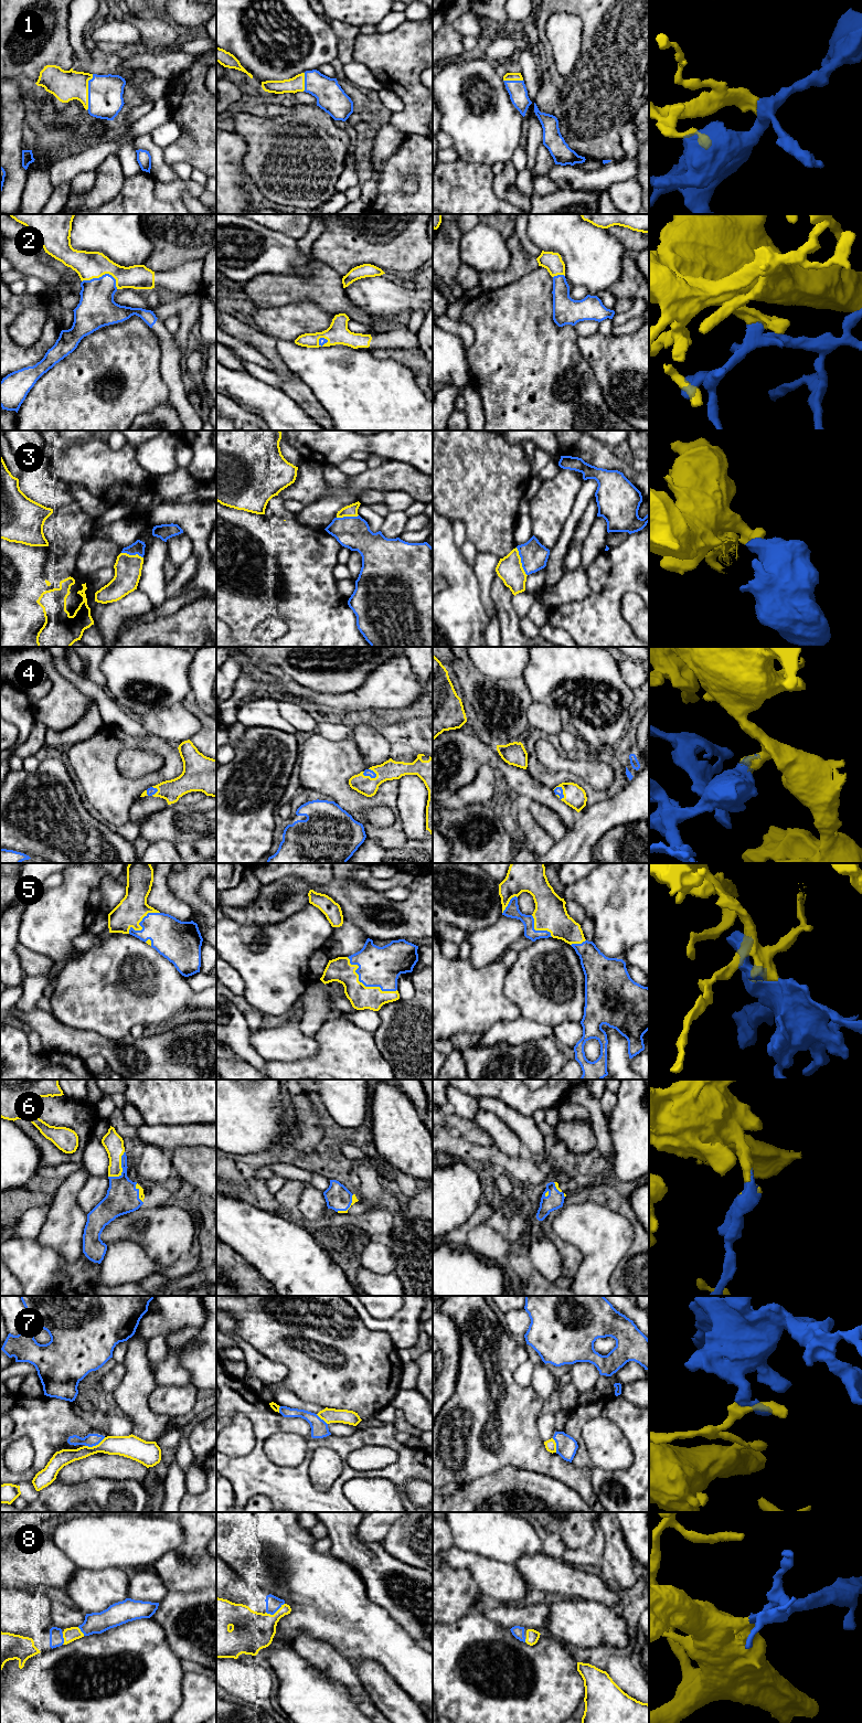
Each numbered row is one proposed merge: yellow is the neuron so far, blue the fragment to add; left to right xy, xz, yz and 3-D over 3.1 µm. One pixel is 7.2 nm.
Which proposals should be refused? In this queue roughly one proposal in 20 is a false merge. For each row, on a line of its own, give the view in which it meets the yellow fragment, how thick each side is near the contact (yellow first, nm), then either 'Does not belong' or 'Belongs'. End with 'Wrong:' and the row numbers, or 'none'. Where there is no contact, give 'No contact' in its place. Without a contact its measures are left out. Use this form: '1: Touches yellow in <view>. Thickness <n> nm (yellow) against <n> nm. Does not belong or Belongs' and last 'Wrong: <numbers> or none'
1: Touches yellow in xy. Thickness 220 nm (yellow) against 260 nm. Belongs
2: Touches yellow in xy. Thickness 200 nm (yellow) against 260 nm. Belongs
3: Touches yellow in yz. Thickness 190 nm (yellow) against 200 nm. Belongs
4: Touches yellow in yz. Thickness 160 nm (yellow) against 60 nm. Belongs
5: Touches yellow in xz. Thickness 170 nm (yellow) against 280 nm. Belongs
6: Touches yellow in xy. Thickness 140 nm (yellow) against 240 nm. Belongs
7: Touches yellow in xy. Thickness 160 nm (yellow) against 100 nm. Does not belong
8: Touches yellow in xz. Thickness 300 nm (yellow) against 110 nm. Belongs
Wrong: 7

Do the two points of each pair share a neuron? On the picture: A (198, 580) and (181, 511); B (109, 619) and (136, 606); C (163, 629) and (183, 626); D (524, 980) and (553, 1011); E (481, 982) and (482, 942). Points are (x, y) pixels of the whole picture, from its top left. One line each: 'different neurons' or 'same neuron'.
A: same neuron
B: same neuron
C: same neuron
D: same neuron
E: different neurons

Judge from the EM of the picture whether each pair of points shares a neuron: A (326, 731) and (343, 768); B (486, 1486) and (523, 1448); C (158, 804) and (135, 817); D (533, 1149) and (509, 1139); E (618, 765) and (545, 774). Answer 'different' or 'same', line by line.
A: different
B: different
C: same
D: different
E: same

